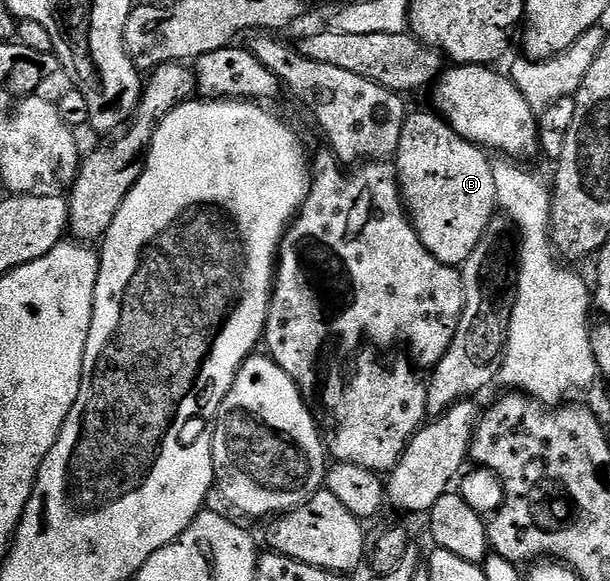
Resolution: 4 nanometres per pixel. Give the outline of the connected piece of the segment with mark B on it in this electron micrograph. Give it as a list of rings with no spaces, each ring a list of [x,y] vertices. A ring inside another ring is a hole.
[[[416,111],[413,115],[411,112],[405,118],[402,141],[394,156],[396,178],[400,180],[400,194],[411,218],[412,228],[418,233],[422,245],[426,245],[426,249],[430,249],[438,261],[462,265],[470,253],[474,253],[478,241],[486,233],[486,225],[490,225],[498,211],[493,160],[477,144],[463,139],[439,114],[429,111]]]

